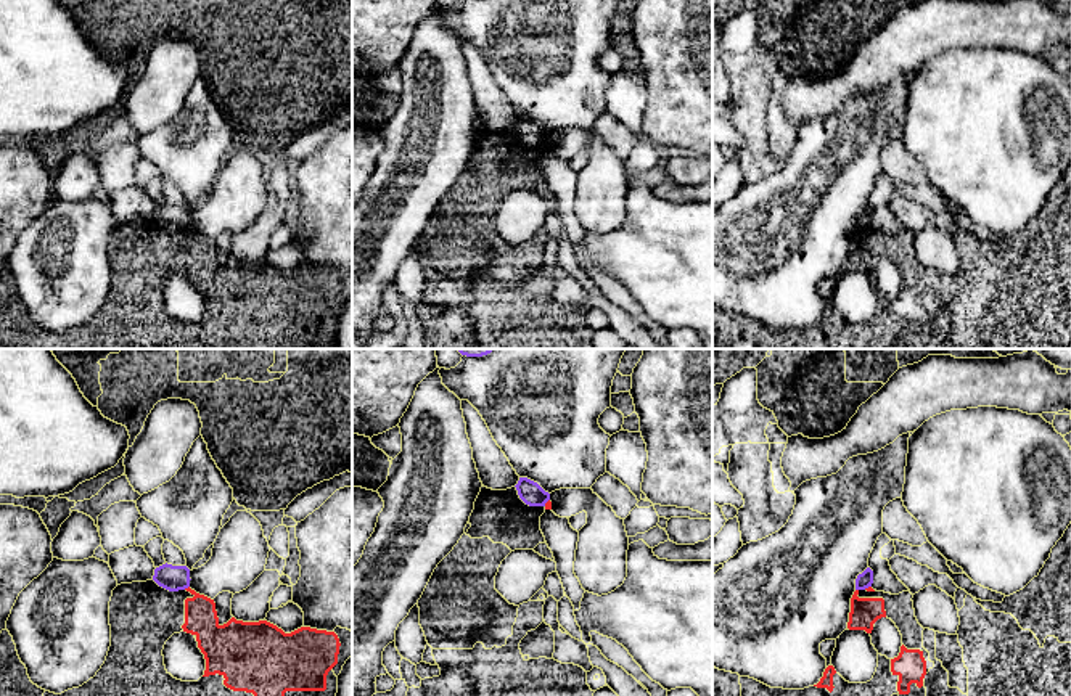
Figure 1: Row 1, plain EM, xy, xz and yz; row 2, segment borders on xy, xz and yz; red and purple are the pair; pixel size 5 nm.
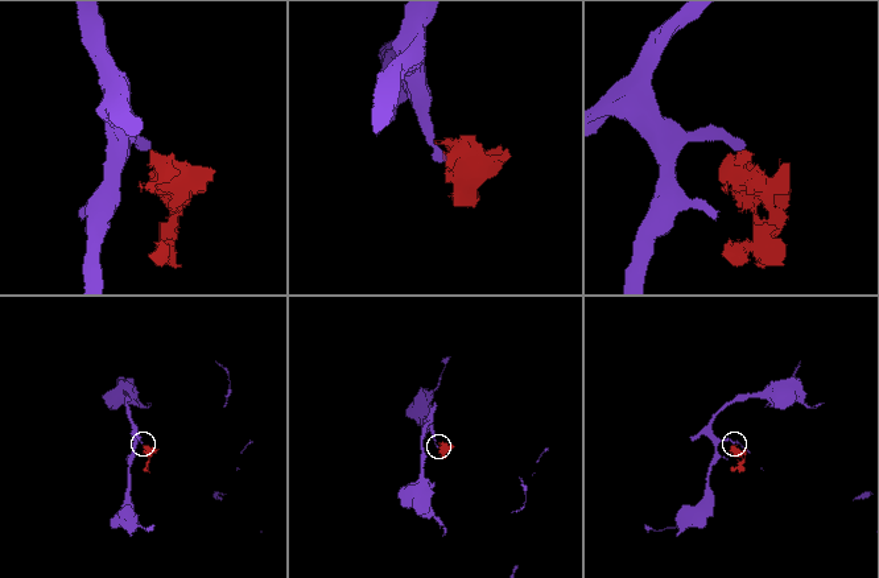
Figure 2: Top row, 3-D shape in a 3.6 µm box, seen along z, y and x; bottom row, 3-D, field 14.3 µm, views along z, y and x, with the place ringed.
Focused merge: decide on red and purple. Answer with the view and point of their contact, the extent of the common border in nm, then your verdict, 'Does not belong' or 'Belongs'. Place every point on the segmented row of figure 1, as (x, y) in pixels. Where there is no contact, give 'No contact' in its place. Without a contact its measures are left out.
Touches red at xy (185, 589). Shared border 40 nm. Does not belong

